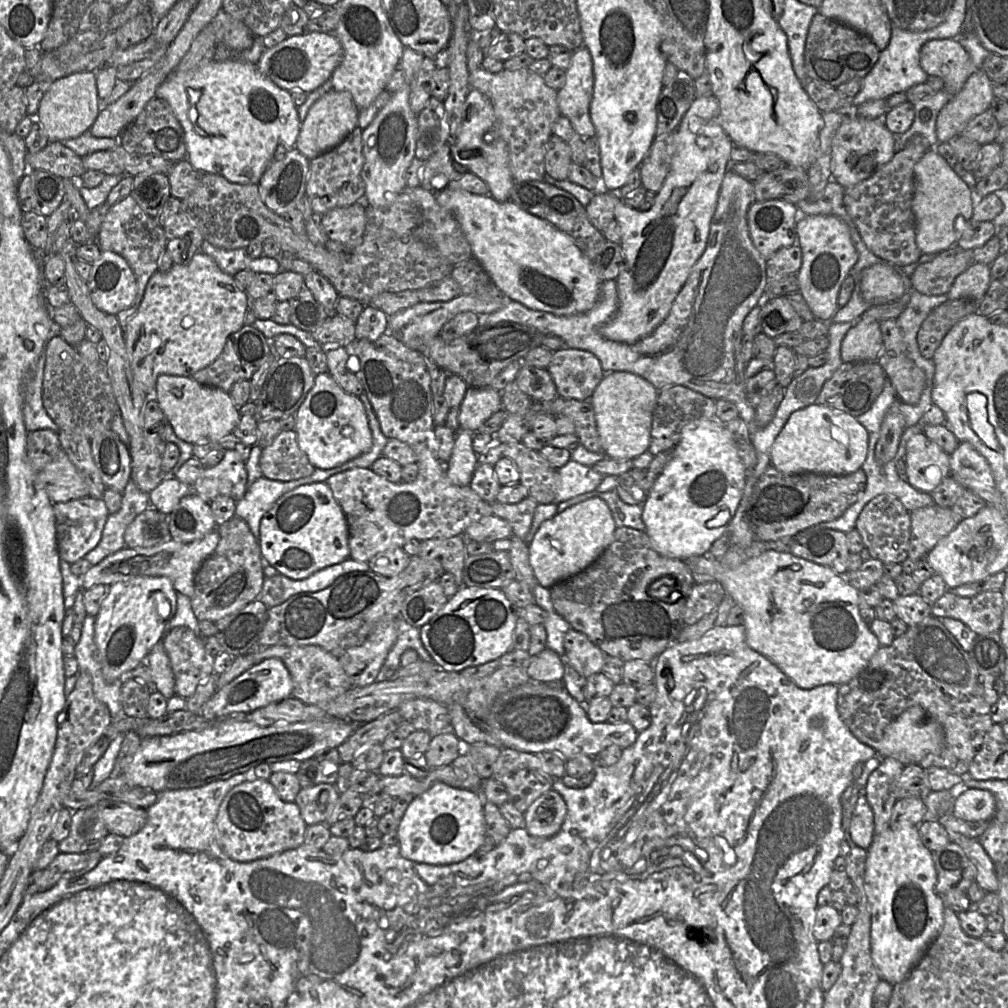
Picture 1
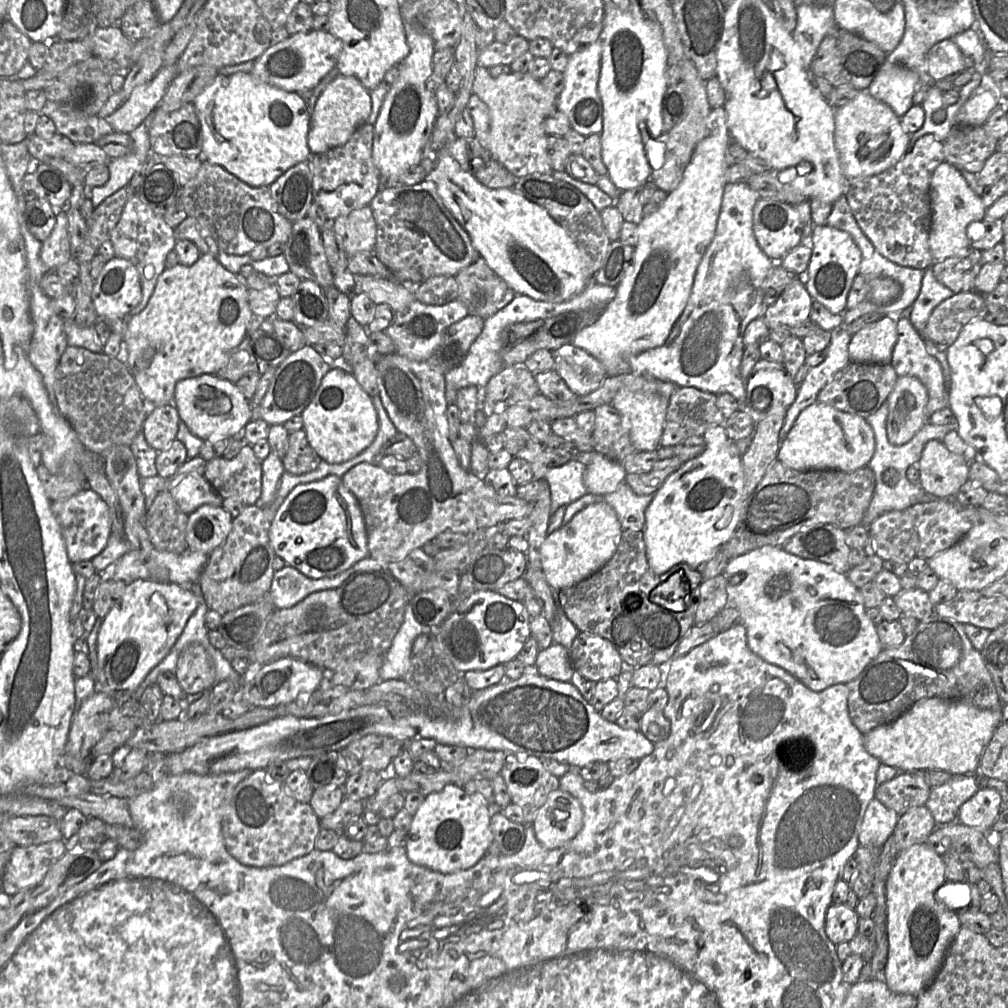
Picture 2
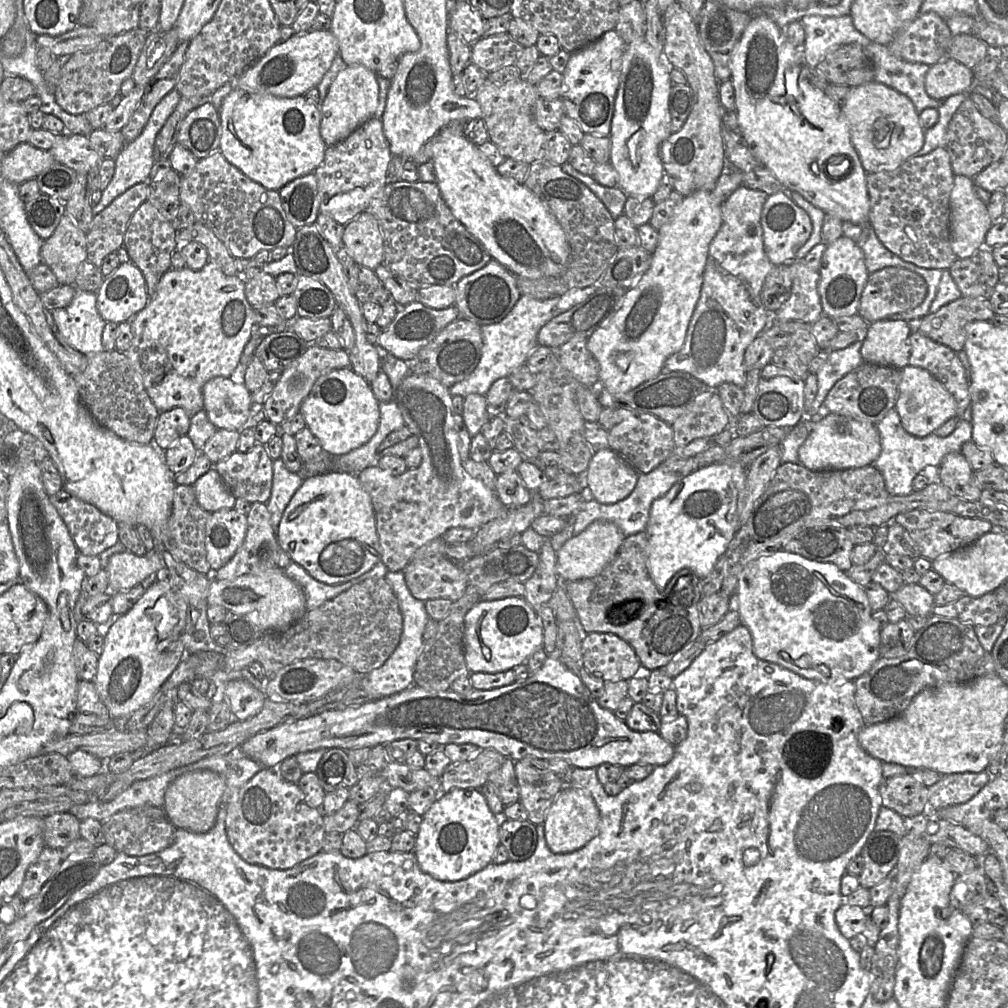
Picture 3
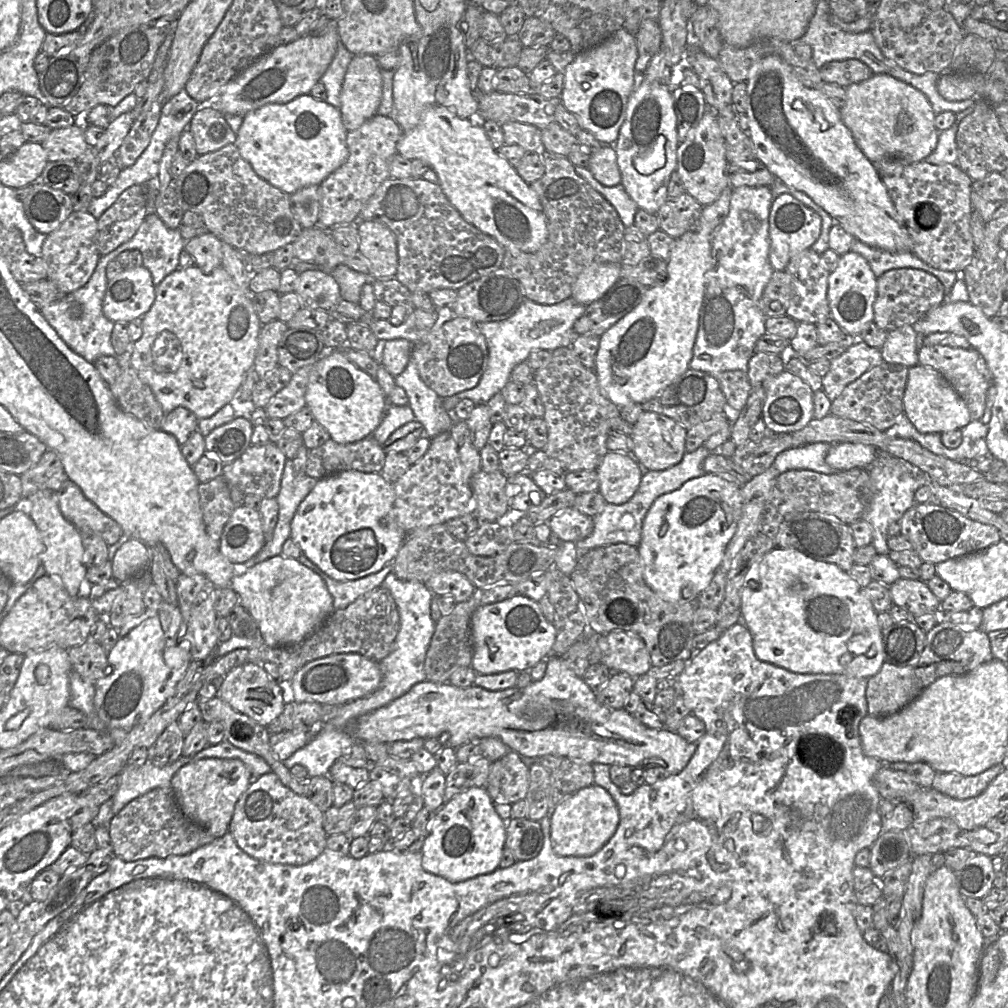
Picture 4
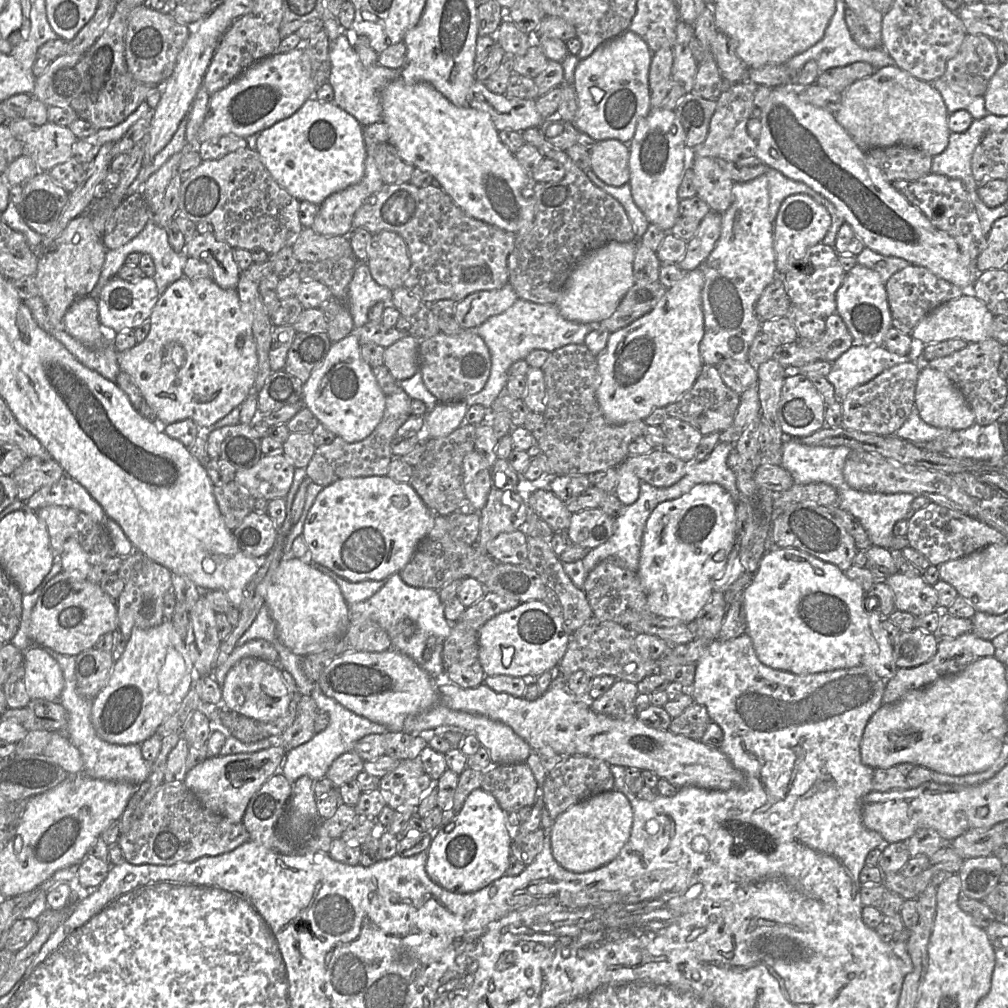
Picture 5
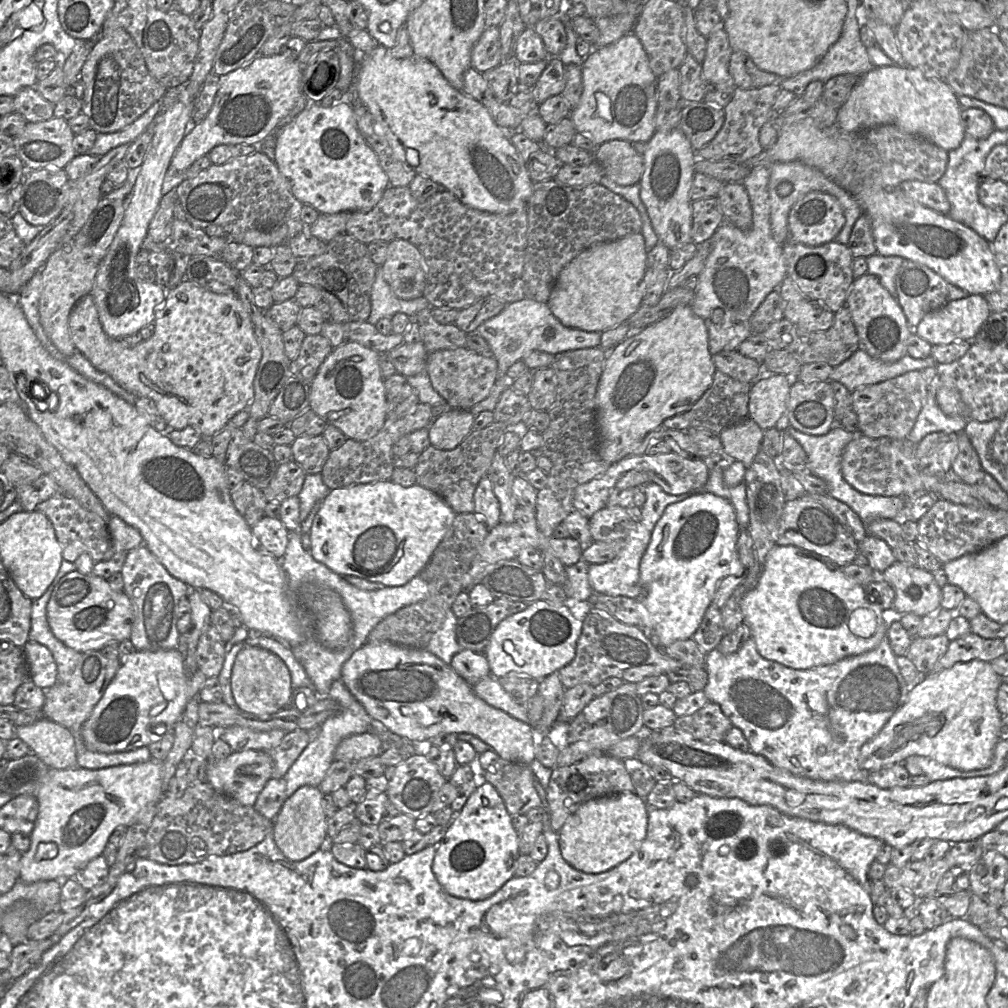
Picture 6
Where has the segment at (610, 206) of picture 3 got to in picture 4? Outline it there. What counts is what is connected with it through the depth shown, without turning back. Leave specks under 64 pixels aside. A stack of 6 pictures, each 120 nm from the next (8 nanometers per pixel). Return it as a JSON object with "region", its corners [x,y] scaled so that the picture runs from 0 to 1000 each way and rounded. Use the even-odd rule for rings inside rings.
{"region":[[[571,165],[570,170],[609,205],[620,225],[629,222],[629,214],[634,205],[625,196],[616,182],[608,186],[599,185],[589,177],[583,166]]]}

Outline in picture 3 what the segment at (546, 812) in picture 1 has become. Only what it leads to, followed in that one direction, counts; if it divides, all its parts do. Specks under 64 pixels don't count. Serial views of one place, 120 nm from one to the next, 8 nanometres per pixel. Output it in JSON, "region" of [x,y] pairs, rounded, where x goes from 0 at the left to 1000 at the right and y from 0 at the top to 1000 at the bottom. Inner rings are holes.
{"region":[[[561,778],[546,800],[539,818],[545,842],[551,847],[566,846],[580,839],[593,827],[595,806],[589,793],[582,785]]]}

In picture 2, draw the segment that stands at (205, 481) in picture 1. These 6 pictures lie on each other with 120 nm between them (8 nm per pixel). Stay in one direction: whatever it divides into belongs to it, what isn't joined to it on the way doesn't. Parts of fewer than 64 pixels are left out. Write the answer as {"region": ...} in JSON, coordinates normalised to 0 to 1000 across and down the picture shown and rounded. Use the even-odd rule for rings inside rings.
{"region":[[[243,440],[229,455],[217,453],[205,457],[201,472],[221,495],[229,493],[242,501],[249,501],[260,490],[260,457],[253,452],[249,440]]]}

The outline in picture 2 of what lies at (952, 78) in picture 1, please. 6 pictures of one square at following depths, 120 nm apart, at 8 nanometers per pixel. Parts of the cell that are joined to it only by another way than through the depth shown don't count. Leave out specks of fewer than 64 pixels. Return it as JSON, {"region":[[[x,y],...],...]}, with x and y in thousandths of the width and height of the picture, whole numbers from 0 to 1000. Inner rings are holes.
{"region":[[[943,39],[926,45],[918,59],[918,72],[926,79],[936,79],[939,75],[958,68],[958,57]]]}

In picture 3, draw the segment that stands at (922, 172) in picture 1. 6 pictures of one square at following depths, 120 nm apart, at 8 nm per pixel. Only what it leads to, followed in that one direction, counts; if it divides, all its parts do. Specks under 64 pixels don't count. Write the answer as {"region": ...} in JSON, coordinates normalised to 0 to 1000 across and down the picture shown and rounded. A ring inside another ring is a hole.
{"region":[[[947,174],[942,192],[942,229],[944,248],[949,256],[959,256],[970,246],[976,245],[977,234],[983,223],[979,203],[967,191],[965,178],[957,174]]]}

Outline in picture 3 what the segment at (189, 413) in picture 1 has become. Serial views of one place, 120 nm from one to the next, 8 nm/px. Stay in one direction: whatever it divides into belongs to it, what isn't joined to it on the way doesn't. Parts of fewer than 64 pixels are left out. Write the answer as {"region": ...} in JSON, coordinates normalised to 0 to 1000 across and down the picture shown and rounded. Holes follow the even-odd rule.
{"region":[[[213,374],[200,386],[202,408],[215,426],[238,428],[251,401],[250,390],[233,374]]]}

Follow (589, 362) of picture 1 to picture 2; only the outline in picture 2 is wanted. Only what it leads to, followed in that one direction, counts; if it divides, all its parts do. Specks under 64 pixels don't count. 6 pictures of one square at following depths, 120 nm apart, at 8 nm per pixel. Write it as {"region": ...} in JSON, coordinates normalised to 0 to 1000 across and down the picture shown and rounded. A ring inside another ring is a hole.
{"region":[[[566,340],[555,344],[549,351],[550,367],[571,393],[591,387],[603,373],[592,355]]]}

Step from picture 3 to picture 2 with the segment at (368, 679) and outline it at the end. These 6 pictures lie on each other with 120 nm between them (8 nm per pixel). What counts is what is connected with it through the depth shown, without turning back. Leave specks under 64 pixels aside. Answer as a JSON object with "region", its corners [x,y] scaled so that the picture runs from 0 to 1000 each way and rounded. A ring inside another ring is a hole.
{"region":[[[405,598],[400,617],[388,642],[381,650],[377,663],[377,676],[400,674],[408,659],[409,640],[412,633],[418,629],[427,629],[428,624],[430,623],[420,620],[412,614],[410,604]]]}

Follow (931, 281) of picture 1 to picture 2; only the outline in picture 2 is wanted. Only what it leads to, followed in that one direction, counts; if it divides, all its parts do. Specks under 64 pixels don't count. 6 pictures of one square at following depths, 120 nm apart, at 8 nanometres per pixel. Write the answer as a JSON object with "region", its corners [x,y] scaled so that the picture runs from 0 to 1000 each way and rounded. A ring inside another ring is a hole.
{"region":[[[963,245],[958,253],[927,260],[921,267],[933,281],[952,291],[967,288],[967,277],[976,261],[974,249]]]}

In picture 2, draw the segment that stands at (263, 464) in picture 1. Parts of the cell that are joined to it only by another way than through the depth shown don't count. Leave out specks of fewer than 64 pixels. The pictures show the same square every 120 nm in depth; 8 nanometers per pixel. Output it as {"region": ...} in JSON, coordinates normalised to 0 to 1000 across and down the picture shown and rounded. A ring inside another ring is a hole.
{"region":[[[299,426],[287,431],[286,445],[279,456],[283,468],[299,471],[314,464],[319,455],[307,440],[303,427]]]}

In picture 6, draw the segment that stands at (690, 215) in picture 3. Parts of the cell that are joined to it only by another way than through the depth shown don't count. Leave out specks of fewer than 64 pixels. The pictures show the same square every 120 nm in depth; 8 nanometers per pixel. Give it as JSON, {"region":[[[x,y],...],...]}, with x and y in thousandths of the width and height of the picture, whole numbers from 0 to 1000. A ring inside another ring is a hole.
{"region":[[[673,303],[662,314],[642,324],[625,325],[622,334],[603,349],[593,379],[591,403],[597,455],[607,461],[628,451],[638,435],[654,425],[660,416],[686,406],[705,383],[710,367],[703,348],[701,324],[686,303]]]}

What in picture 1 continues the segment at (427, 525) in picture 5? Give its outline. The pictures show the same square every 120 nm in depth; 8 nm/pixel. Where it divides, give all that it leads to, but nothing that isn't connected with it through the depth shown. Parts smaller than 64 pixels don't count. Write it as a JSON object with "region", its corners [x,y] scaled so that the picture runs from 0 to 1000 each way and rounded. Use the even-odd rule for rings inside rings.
{"region":[[[322,478],[299,481],[280,491],[259,515],[256,537],[260,554],[291,575],[347,554],[344,516]]]}

